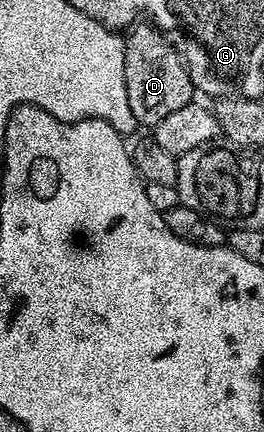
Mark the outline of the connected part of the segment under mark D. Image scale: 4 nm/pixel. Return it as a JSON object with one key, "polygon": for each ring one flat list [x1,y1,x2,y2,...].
{"polygon":[[139,20,130,27,123,43,125,52,125,92,129,92,129,108,133,108,136,123,153,128,165,116,185,108,196,97,191,73,183,55,175,49,174,41,158,26,147,20]]}

